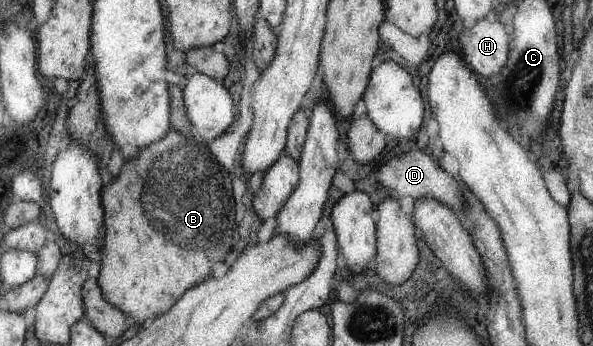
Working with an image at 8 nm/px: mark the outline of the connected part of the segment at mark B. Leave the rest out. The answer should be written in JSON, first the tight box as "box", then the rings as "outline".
{"box":[97,83,237,326],"outline":[[[173,83],[168,86],[170,96],[170,108],[172,108],[172,129],[161,139],[151,143],[149,146],[138,151],[135,157],[126,161],[121,169],[118,177],[113,178],[112,182],[101,190],[101,204],[105,206],[105,236],[102,242],[102,248],[99,248],[102,255],[100,260],[100,276],[97,278],[98,285],[101,286],[102,293],[112,305],[116,305],[118,309],[126,312],[135,322],[140,322],[140,326],[145,326],[159,315],[164,315],[170,308],[177,304],[183,295],[191,287],[194,287],[202,278],[210,275],[212,267],[216,262],[224,262],[226,256],[237,247],[237,243],[232,243],[232,234],[234,234],[234,208],[228,208],[232,202],[232,194],[230,194],[230,178],[228,174],[222,170],[222,166],[214,160],[214,156],[210,154],[207,144],[195,138],[192,134],[192,124],[187,116],[183,104],[183,88],[179,88]]]}

